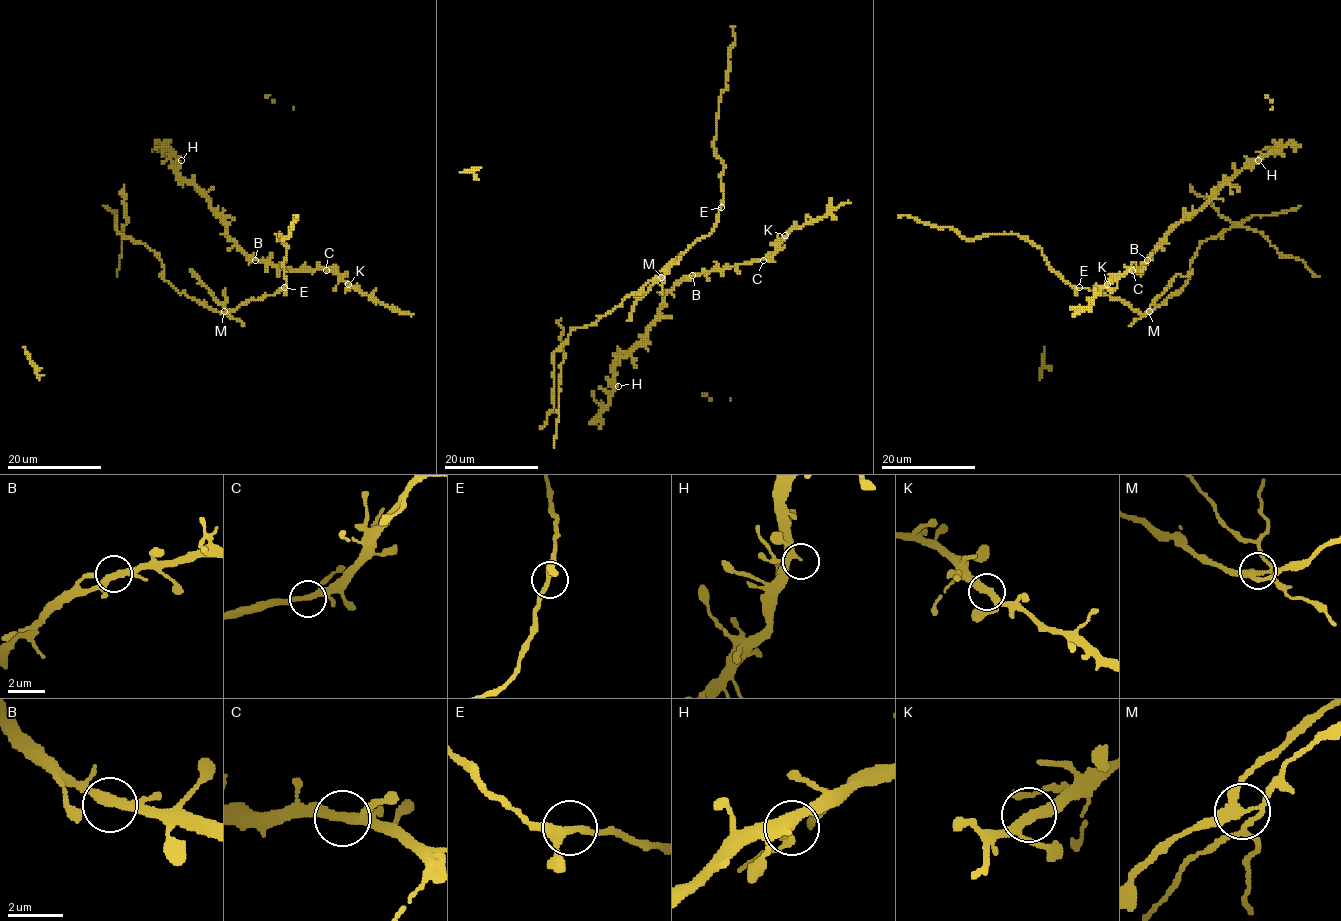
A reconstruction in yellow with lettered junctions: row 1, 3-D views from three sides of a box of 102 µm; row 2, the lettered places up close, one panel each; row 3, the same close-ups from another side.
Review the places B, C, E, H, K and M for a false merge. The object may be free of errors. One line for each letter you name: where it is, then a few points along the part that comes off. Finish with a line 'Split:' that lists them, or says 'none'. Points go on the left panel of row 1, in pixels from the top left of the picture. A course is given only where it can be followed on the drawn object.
M: Place: (224, 311). Course of the part to remove: (223, 311), (224, 306), (190, 269)
Split: M

